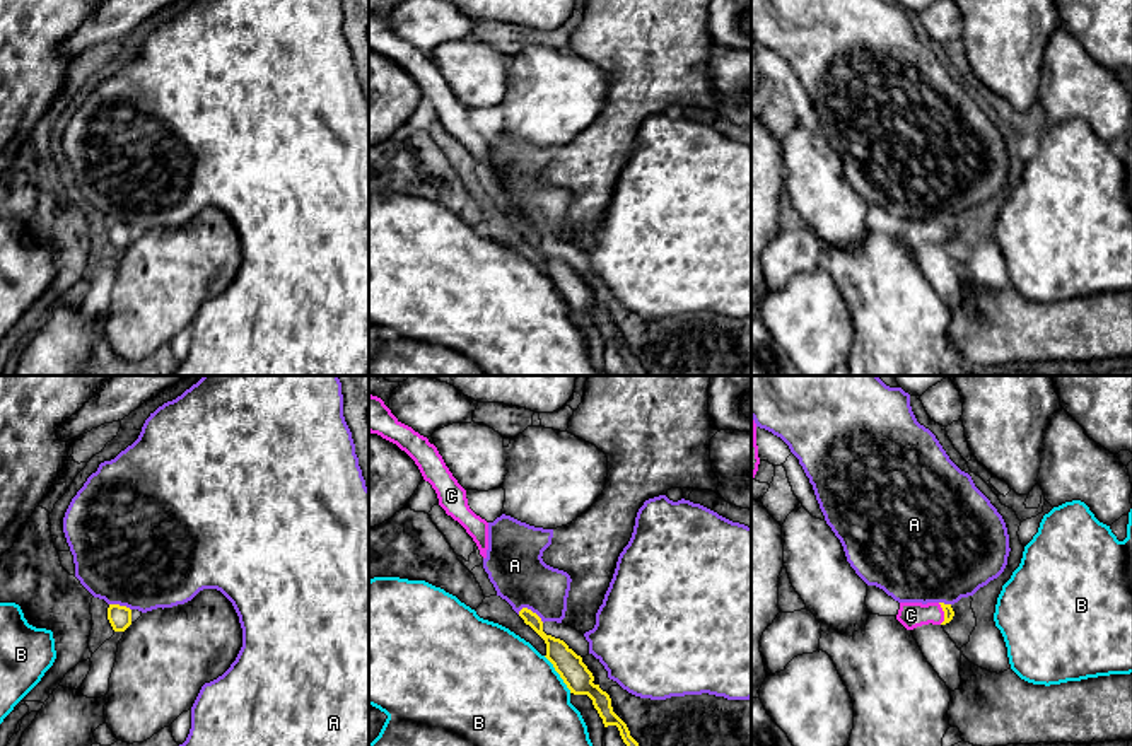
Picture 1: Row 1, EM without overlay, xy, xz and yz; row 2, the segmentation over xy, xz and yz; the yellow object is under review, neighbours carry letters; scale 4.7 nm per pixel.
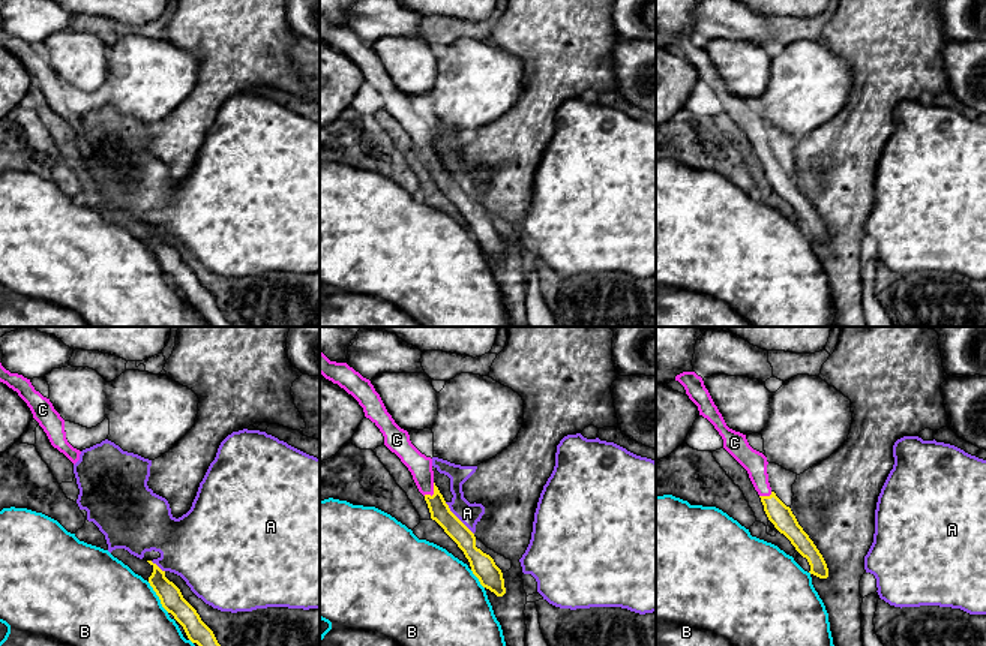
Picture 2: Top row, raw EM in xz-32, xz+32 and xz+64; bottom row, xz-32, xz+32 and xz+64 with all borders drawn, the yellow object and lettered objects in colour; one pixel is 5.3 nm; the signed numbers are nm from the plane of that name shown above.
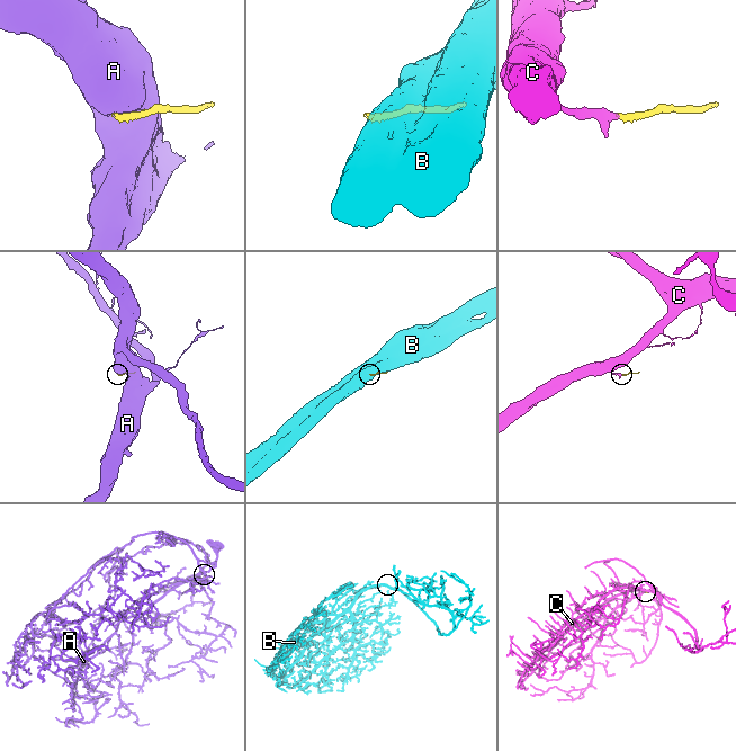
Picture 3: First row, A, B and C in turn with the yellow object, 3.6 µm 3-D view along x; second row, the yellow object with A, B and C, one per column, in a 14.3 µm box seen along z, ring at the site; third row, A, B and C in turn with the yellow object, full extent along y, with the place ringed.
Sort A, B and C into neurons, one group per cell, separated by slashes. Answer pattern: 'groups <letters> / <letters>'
groups A / B / C

